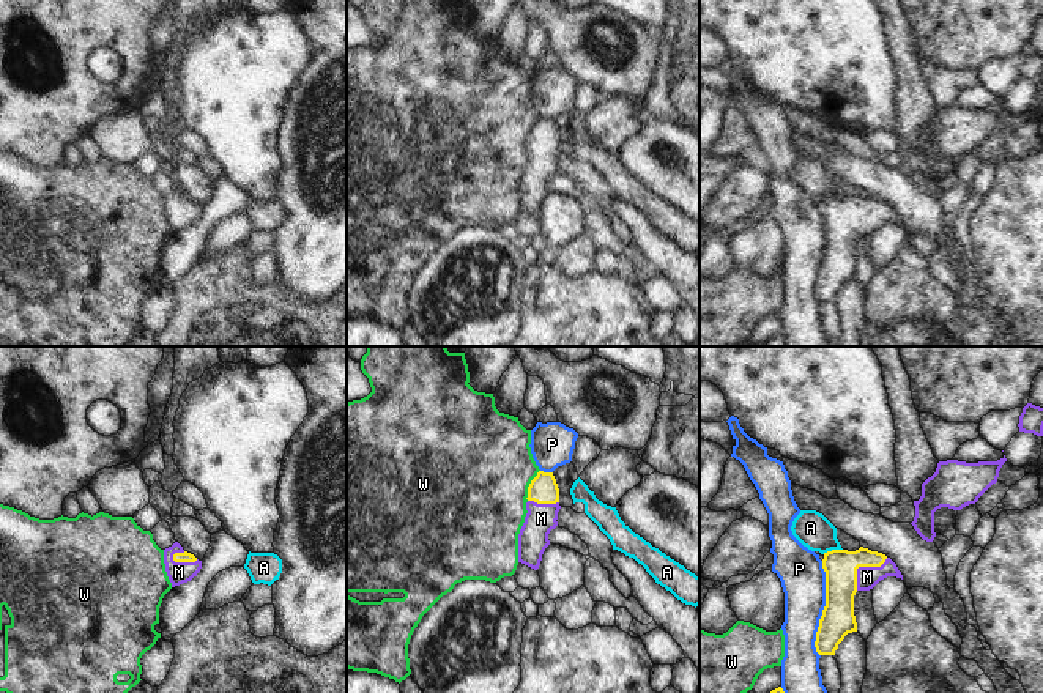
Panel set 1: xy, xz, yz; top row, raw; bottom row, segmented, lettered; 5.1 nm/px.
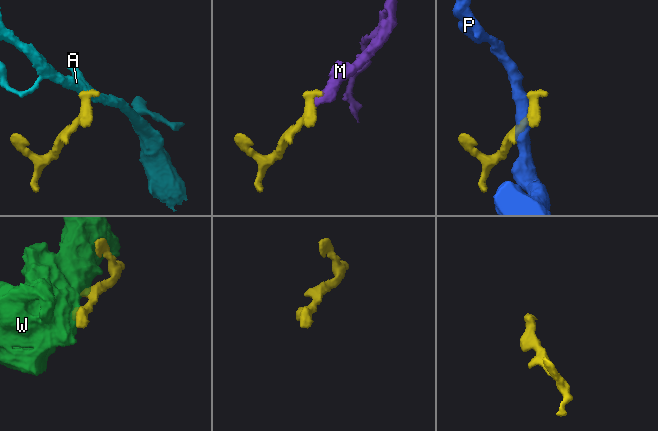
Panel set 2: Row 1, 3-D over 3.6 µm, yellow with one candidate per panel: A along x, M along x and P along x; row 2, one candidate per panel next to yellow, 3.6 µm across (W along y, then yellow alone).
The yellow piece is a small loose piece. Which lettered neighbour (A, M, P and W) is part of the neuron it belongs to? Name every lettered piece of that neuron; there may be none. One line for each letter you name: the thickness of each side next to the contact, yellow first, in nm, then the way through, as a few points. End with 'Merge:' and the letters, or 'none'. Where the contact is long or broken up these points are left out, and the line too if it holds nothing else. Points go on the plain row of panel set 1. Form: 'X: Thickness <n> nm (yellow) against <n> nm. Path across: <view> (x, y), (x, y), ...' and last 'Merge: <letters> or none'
M: Thickness 170 nm (yellow) against 110 nm. Path across: yz (840, 213), (862, 213), (867, 224)
Merge: M.

